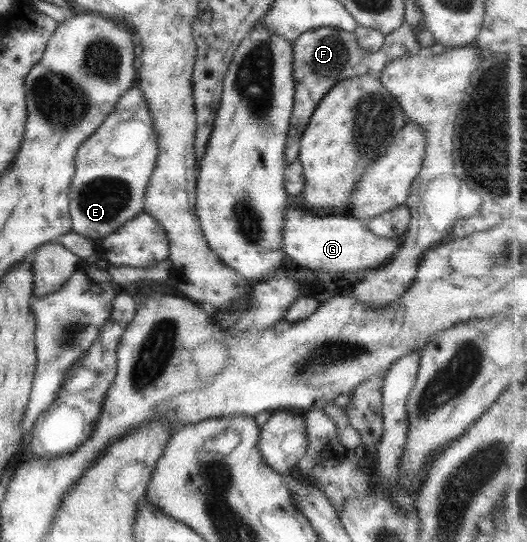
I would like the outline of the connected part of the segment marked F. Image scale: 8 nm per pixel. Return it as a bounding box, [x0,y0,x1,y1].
[284,22,422,164]

